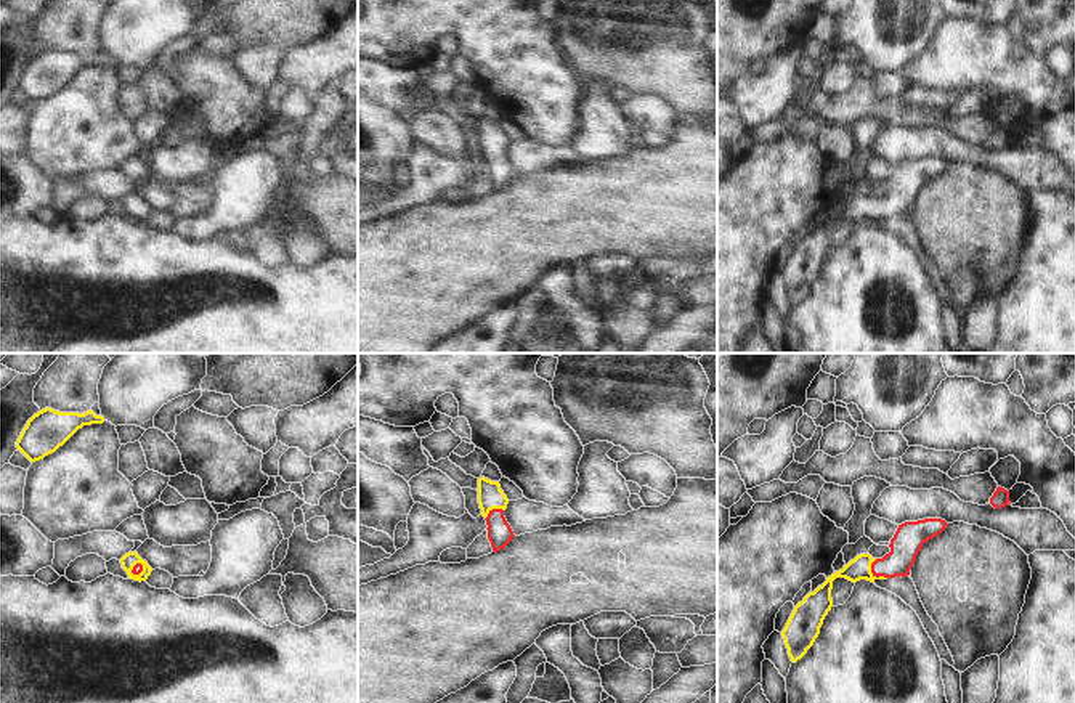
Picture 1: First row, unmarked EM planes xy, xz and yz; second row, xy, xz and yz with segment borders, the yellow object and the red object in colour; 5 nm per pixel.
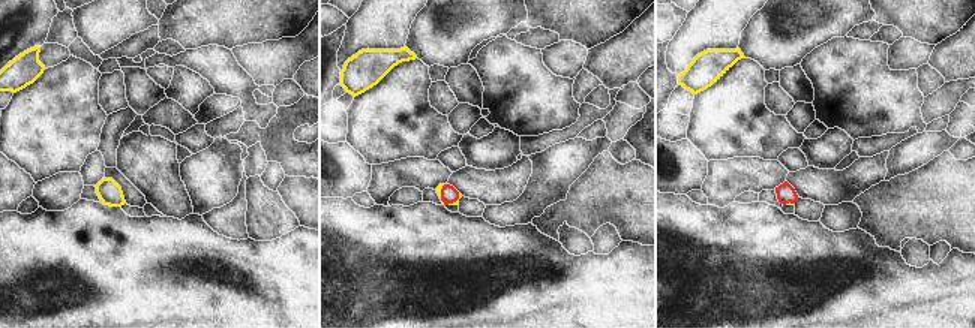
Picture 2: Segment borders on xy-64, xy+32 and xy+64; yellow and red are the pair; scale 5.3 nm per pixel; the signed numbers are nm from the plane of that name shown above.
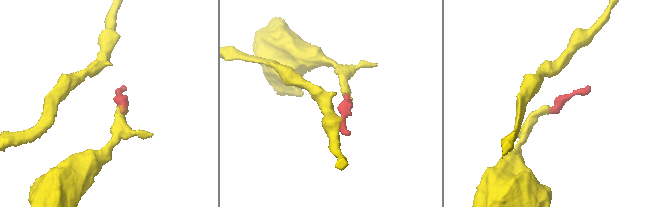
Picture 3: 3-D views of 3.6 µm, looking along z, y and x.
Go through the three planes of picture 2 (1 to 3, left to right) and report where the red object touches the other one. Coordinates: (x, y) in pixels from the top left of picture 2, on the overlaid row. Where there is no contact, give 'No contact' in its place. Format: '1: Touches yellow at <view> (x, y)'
1: No contact
2: Touches yellow at xy+32 (440, 195)
3: Touches yellow at xy+64 (789, 202)

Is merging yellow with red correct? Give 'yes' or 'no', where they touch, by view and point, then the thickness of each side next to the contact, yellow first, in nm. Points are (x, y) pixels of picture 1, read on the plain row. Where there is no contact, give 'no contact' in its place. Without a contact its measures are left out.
yes; contact yz (872, 214); calibres 110 and 150 nm

